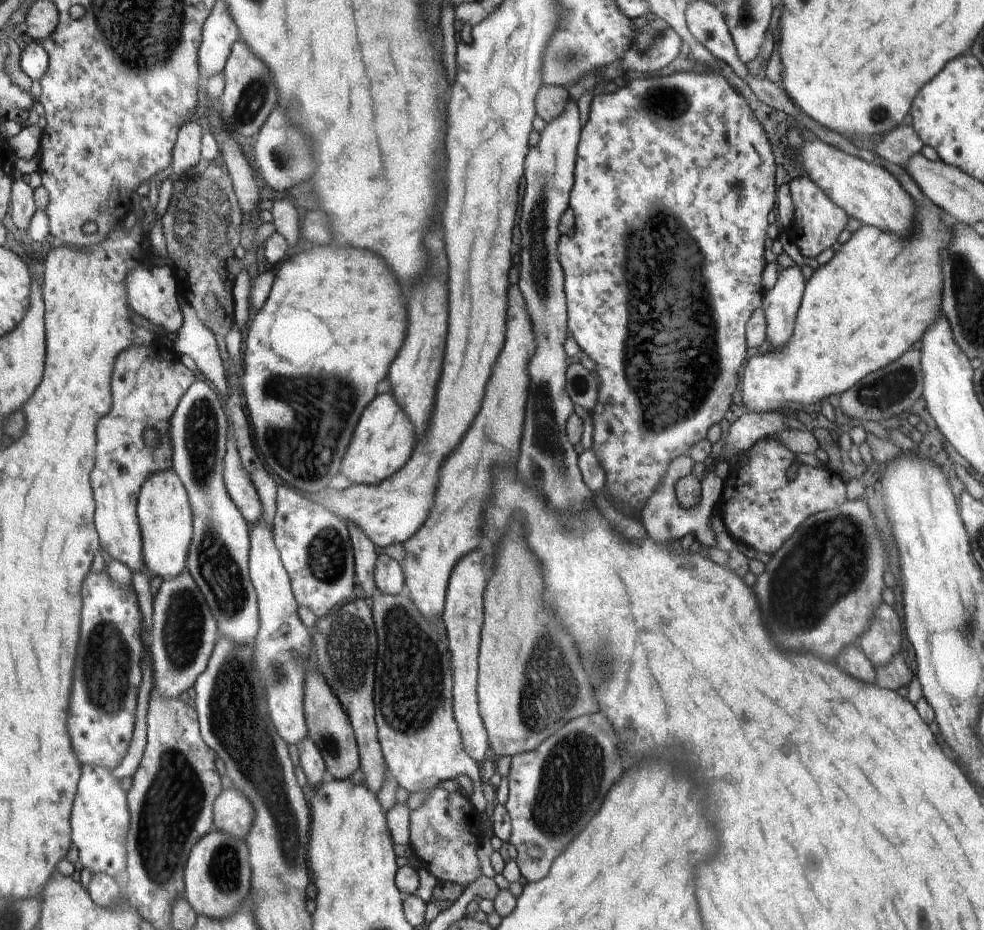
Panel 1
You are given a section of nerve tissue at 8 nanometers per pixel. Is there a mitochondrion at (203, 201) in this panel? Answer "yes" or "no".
yes

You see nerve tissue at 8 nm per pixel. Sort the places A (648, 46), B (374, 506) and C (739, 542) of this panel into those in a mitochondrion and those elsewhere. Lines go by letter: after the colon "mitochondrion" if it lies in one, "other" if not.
A: mitochondrion
B: other
C: other

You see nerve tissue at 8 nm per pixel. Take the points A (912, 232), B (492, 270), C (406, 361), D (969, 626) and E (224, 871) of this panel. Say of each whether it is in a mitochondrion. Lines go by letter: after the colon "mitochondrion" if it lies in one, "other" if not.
A: other
B: other
C: other
D: mitochondrion
E: mitochondrion

